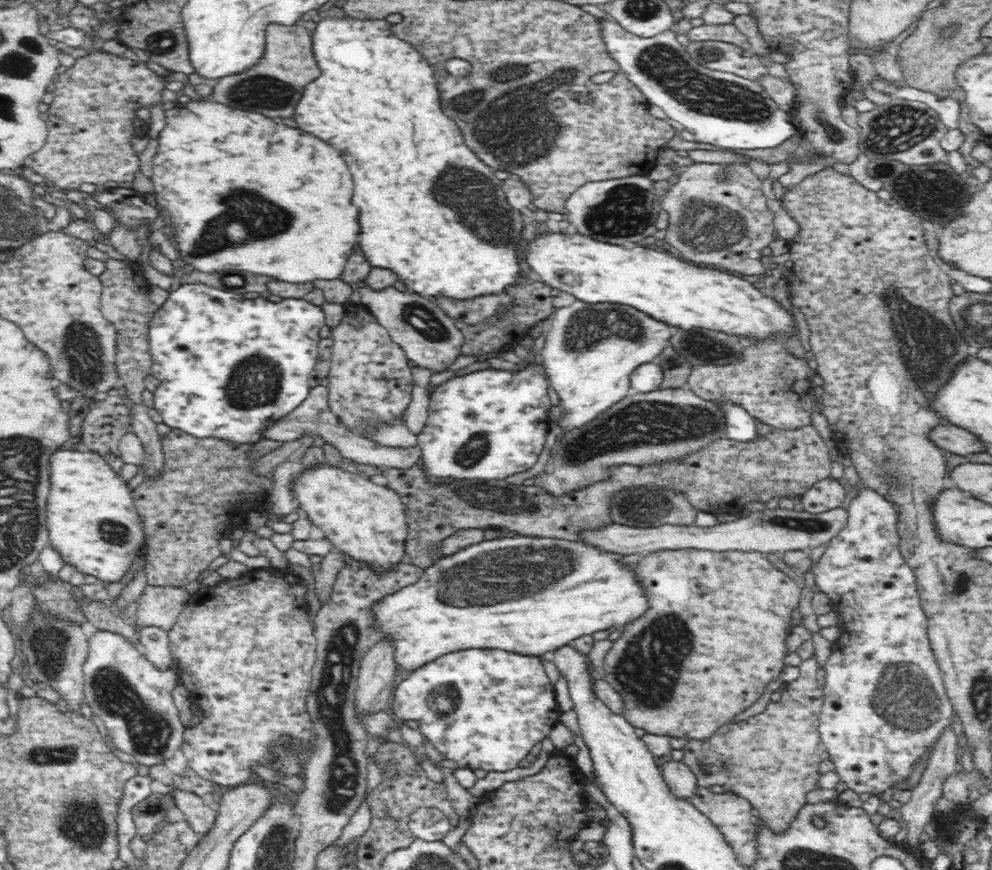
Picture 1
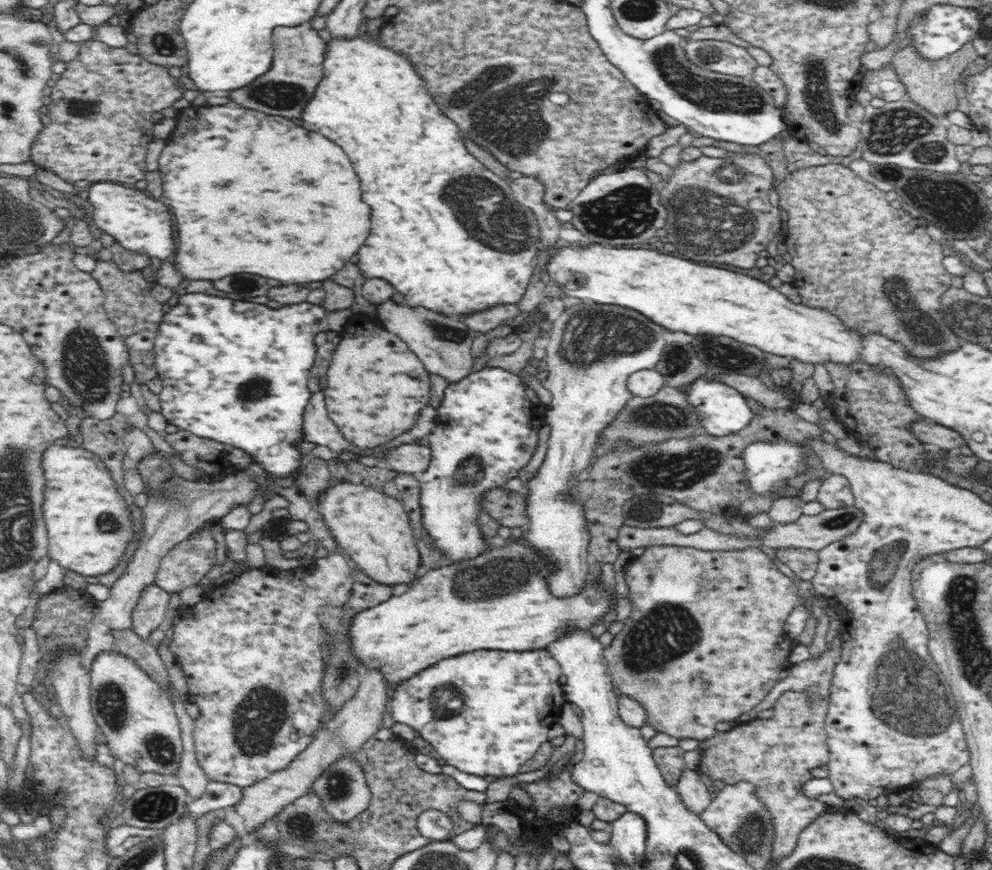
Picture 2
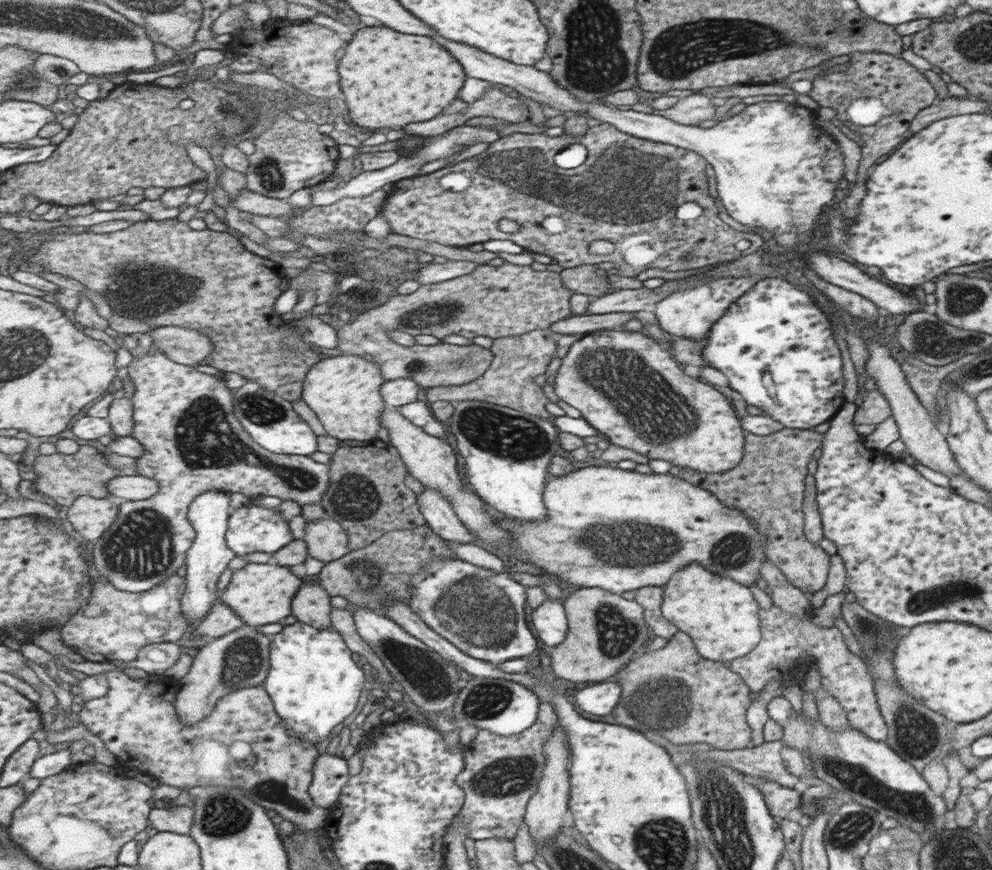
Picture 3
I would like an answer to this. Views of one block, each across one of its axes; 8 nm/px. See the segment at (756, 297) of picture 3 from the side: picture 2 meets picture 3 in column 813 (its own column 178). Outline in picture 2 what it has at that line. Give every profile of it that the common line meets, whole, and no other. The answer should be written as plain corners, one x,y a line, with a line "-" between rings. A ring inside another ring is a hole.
186,293
180,300
176,308
172,308
163,318
163,324
159,328
155,341
155,366
157,377
160,378
163,390
157,397
162,402
162,411
169,424
175,424
180,429
194,433
202,438
209,438
212,441
226,443
232,448
240,448
244,453
250,455
252,466
259,472
266,474
270,479
278,480
284,484
292,484
294,478
299,475
303,466
302,446
306,442
306,431
304,431
304,410
312,396
308,390
308,378
310,370
314,366
316,358
316,346
314,338
320,332
327,332
327,312
321,305
316,306
309,302
298,304
298,306
284,306
280,310
270,310
262,304
252,304
252,302
240,302
240,300
230,300
230,298
216,298
216,296
206,296
202,293

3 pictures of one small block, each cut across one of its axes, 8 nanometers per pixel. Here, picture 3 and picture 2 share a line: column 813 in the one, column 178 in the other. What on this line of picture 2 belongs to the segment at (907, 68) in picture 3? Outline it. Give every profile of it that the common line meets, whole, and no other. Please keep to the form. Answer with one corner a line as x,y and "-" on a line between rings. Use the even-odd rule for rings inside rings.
97,37
80,44
78,56
66,64
64,72
51,81
51,102
47,115
50,124
43,126
41,133
32,144
31,160
42,169
56,172
66,182
112,181
134,186
146,180
146,152
153,141
154,126
158,114
166,110
187,89
178,77
172,76
166,66
158,66
142,55
128,51
125,47
110,46

